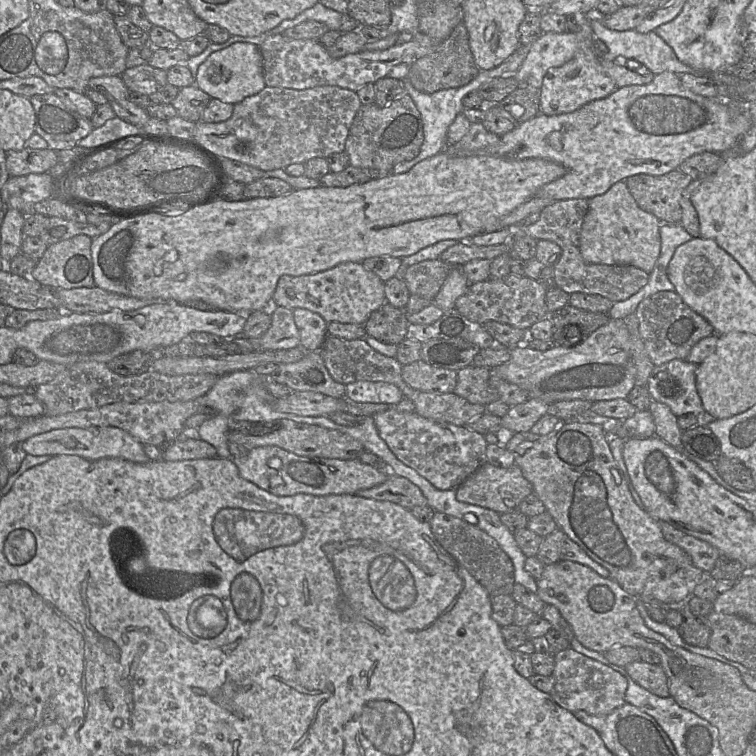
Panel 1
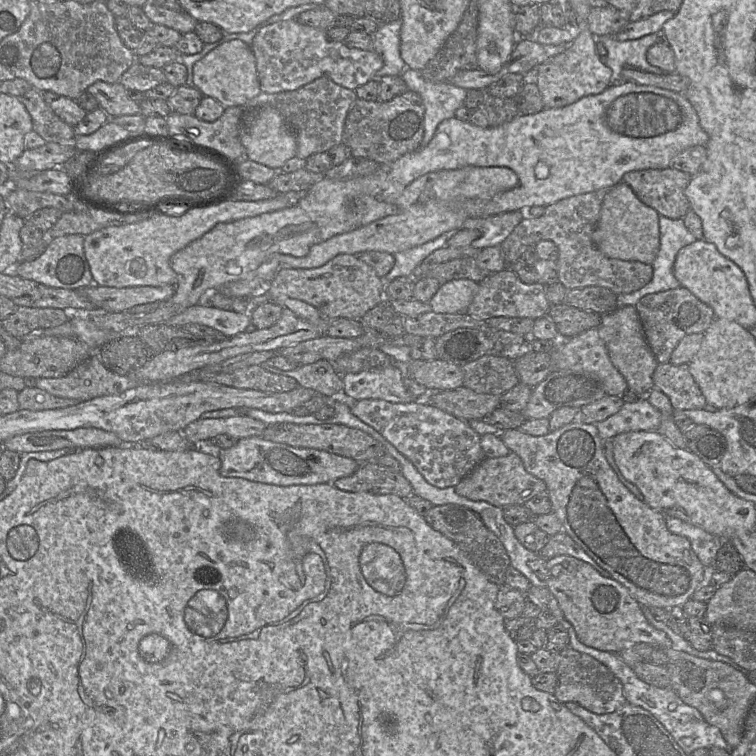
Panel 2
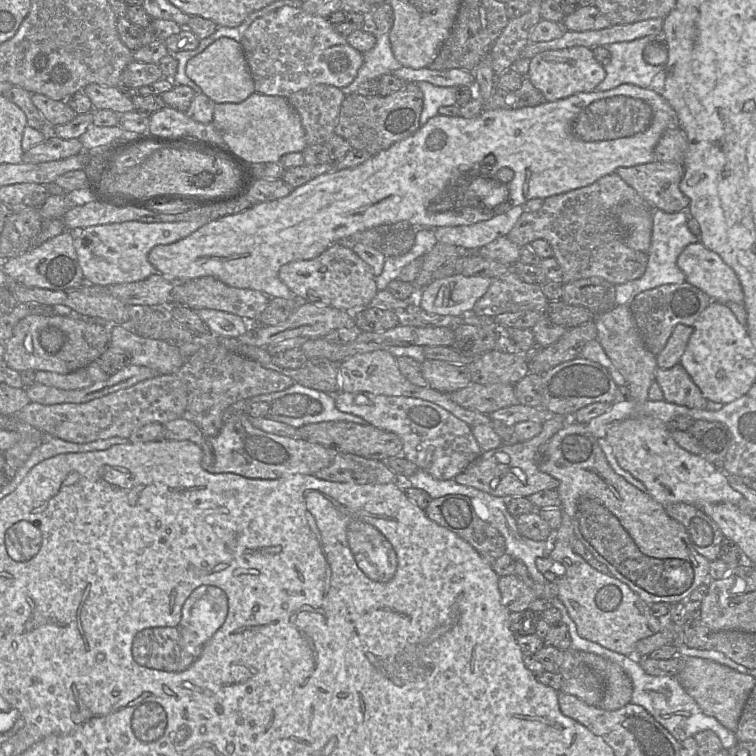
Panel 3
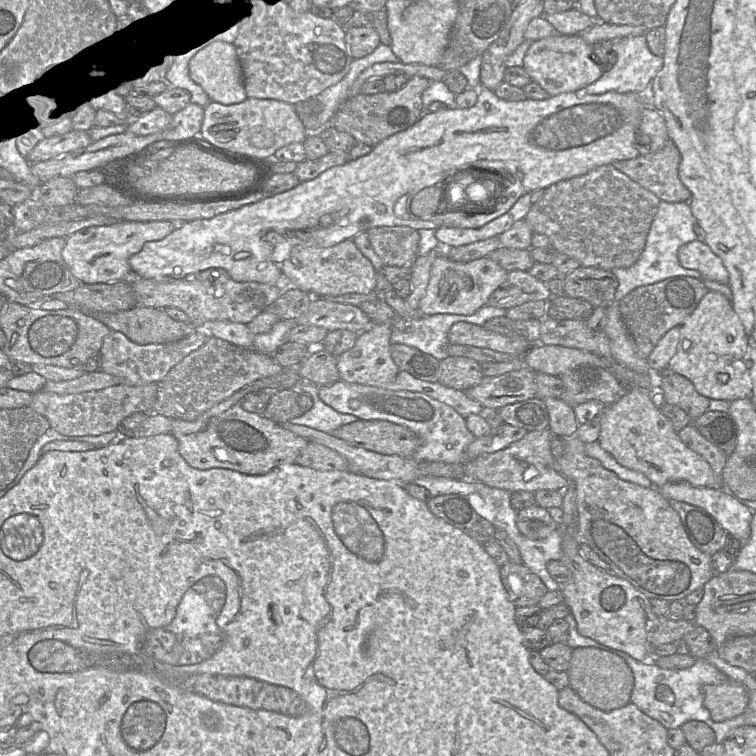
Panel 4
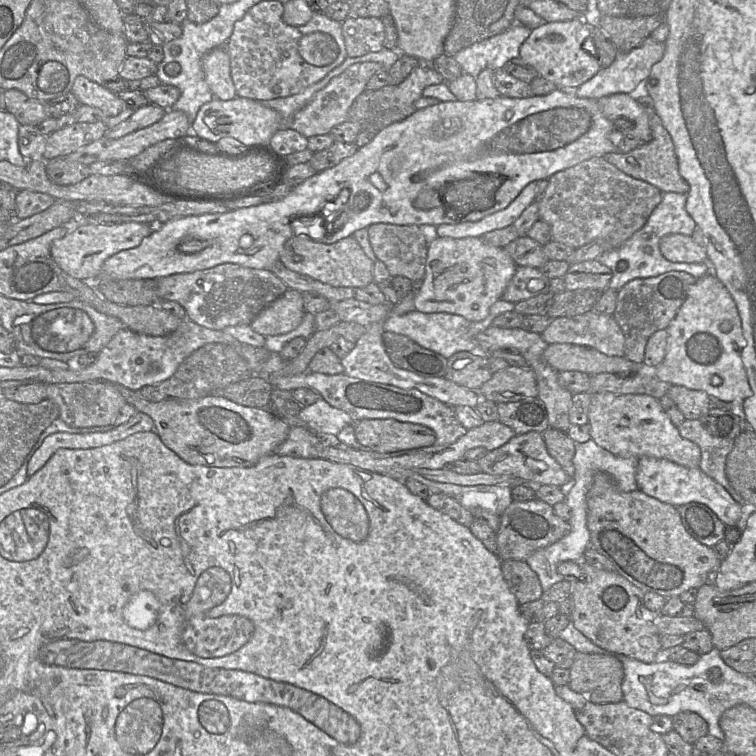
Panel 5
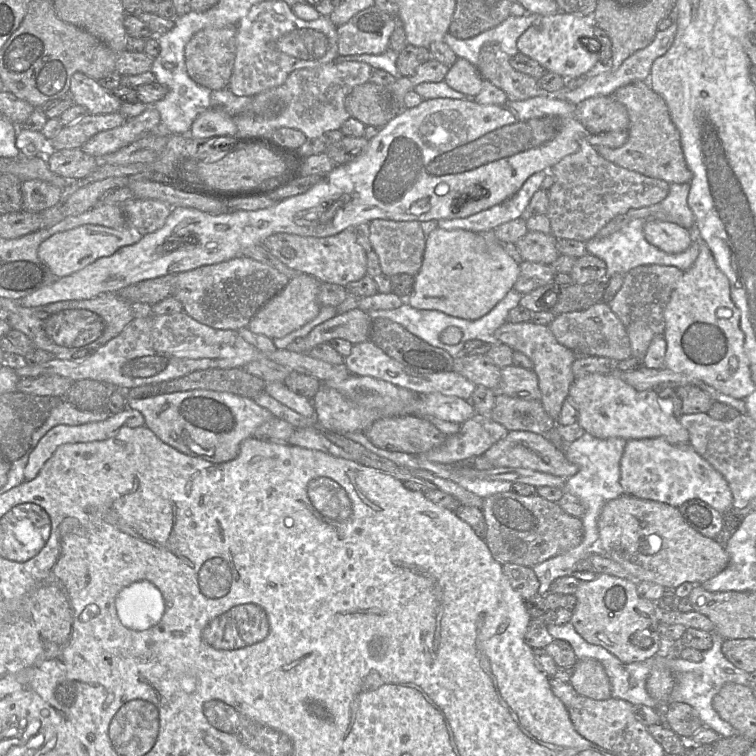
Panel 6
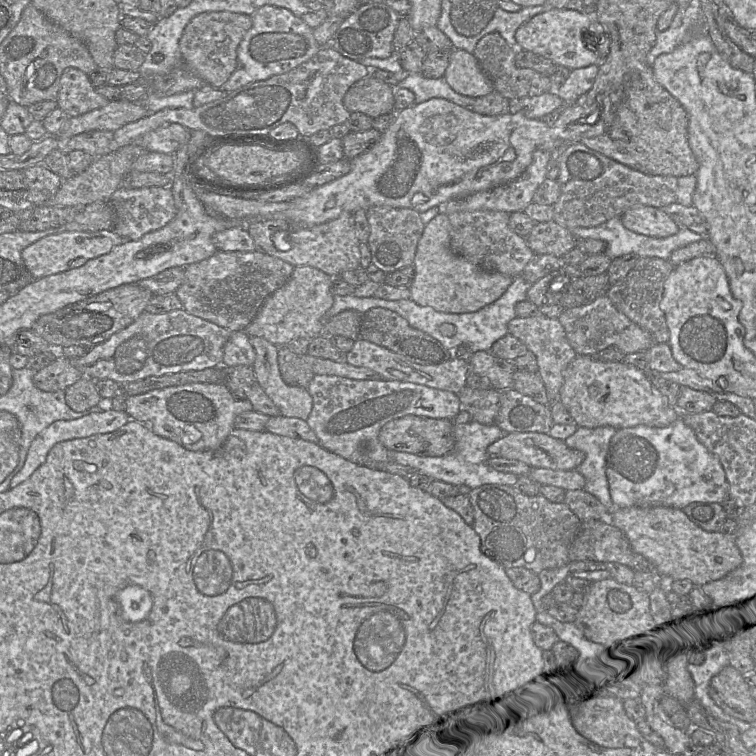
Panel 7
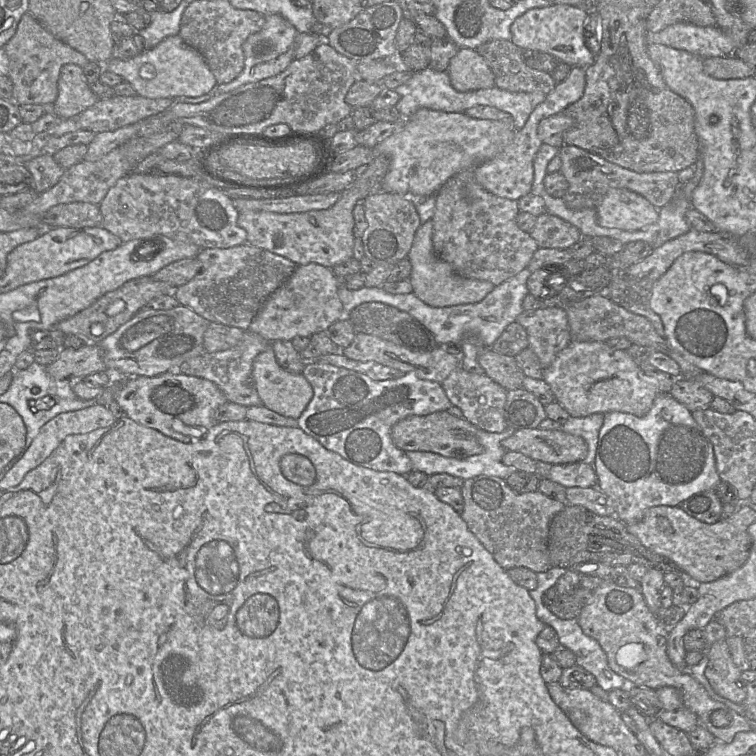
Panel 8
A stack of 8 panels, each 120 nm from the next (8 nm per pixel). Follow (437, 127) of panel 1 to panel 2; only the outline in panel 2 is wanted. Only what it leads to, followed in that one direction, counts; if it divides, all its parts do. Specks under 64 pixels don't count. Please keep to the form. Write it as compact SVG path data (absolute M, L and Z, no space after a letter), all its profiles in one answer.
M405 68L401 77L408 90L418 93L425 106L424 134L420 147L429 144L438 125L455 117L455 112L463 105L467 90L449 82L435 83L425 79L420 71Z

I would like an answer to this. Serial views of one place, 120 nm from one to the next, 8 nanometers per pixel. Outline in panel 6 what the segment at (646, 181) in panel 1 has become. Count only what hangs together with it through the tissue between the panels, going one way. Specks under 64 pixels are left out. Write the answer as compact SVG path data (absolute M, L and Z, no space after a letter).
M644 81L619 87L610 96L627 109L628 138L619 148L599 145L595 146L596 151L606 160L644 176L664 180L669 184L691 183L693 175L684 158L680 134L663 98Z

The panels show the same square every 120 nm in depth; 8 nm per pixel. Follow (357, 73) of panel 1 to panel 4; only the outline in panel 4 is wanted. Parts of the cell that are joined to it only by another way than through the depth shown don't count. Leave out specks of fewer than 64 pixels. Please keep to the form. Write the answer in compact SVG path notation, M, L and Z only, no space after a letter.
M279 1L262 5L241 27L235 39L247 97L275 99L296 105L337 84L348 74L354 60L345 41L346 31L346 27L335 18L323 17L314 11L296 16L292 3Z

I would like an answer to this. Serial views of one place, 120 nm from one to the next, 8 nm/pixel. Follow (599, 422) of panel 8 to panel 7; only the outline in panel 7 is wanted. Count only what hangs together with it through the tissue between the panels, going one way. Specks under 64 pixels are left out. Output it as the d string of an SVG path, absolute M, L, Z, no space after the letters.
M612 426L578 427L564 442L584 453L585 459L575 469L585 478L583 490L595 496L608 511L613 509L606 477L606 457L617 429Z

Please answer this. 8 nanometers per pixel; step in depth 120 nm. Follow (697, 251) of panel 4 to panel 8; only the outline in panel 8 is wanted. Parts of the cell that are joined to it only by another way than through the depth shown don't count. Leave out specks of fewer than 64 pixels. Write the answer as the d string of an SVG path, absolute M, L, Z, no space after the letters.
M625 188L609 190L595 209L601 226L626 231L644 229L659 219L659 209Z

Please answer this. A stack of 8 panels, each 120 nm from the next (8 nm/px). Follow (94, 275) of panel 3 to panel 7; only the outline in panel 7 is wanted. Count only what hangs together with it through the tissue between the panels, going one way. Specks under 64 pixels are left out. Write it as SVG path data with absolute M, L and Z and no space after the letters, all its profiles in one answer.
M113 230L66 231L48 235L29 245L22 251L23 261L34 280L78 268L88 260L109 253L125 239Z

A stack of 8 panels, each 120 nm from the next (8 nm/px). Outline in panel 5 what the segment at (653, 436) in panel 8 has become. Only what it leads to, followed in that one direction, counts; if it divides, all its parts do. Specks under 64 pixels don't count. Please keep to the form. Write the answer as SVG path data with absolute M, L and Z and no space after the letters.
M643 456L638 458L636 470L638 489L648 496L678 507L690 502L708 506L726 526L737 526L743 506L730 493L699 468L688 468L667 459Z

